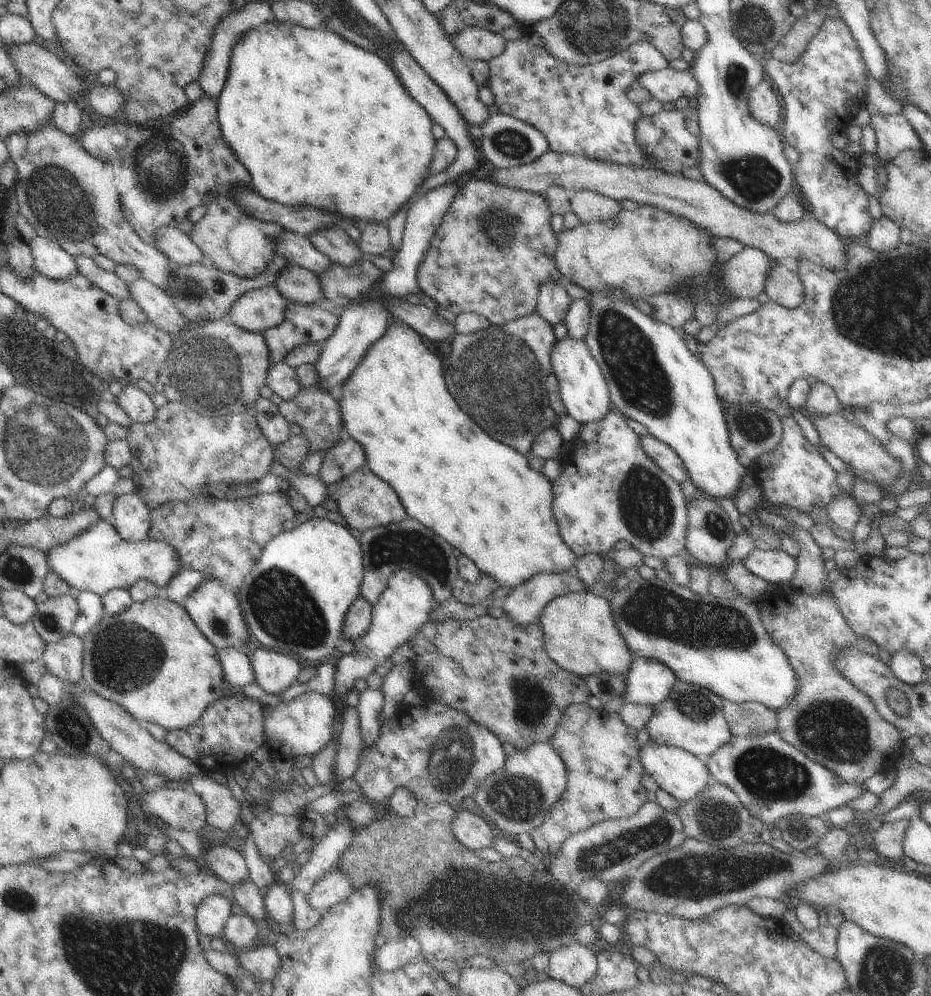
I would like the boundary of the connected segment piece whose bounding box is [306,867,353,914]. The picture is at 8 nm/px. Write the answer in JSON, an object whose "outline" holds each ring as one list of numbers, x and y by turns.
{"outline":[[336,867,314,884,306,900,310,908,324,914,352,894,353,888,350,878,346,874,342,874,340,869]]}

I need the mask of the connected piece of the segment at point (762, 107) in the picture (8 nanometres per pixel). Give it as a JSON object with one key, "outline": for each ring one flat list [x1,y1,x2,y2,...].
{"outline":[[764,78,752,88,748,96,748,108,750,108,750,116,773,128,780,120,781,106,771,85,771,82]]}

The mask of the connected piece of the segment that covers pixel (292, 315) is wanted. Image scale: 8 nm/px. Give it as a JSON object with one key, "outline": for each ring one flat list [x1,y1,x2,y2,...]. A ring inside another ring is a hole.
{"outline":[[291,302,288,306,288,310,286,310,284,320,282,320,278,326,274,326,262,333,270,354,269,368,274,368,274,366,280,364,280,362,284,363,284,358,286,358,296,346,324,343,336,332,340,321,340,317,338,318,331,312,322,309,318,303,303,304]]}

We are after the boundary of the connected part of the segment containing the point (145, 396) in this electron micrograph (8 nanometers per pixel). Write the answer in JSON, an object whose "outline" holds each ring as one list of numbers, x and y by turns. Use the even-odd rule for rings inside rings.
{"outline":[[126,384,116,397,115,404,124,410,133,423,148,423,154,420,156,408,148,391,144,391,135,384]]}

